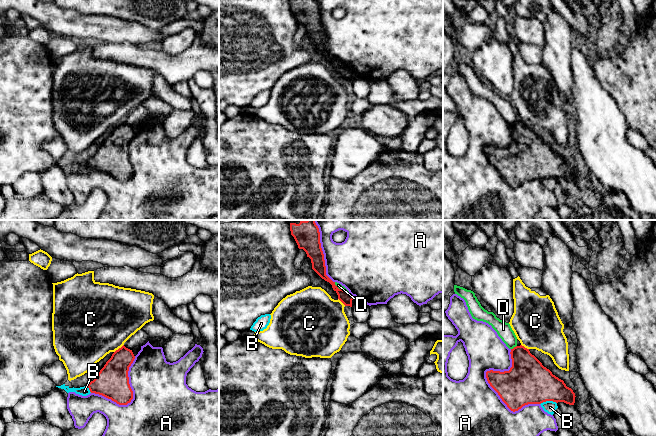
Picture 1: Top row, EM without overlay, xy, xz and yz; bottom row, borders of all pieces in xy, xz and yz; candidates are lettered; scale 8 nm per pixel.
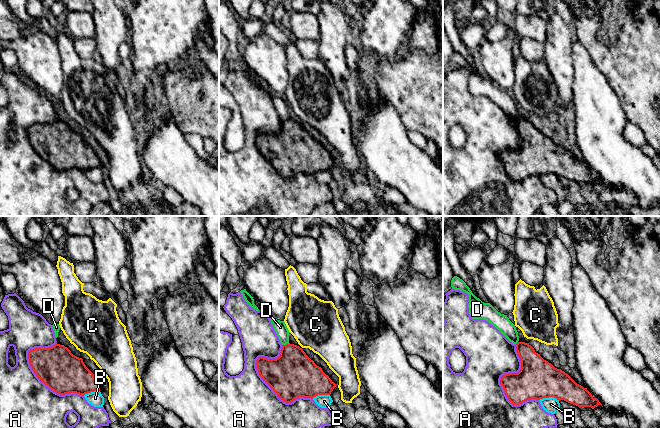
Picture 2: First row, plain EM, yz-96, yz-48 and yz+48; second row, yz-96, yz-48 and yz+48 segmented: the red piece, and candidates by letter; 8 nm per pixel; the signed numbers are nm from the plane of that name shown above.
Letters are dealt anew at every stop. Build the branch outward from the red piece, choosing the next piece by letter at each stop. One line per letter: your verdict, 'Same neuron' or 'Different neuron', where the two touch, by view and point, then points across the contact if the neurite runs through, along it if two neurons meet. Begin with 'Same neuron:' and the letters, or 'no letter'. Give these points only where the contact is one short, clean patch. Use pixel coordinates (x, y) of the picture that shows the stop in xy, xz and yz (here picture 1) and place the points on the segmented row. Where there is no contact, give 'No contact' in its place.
Same neuron: no letter
A: Different neuron. Touches red at yz (506, 404)
B: Different neuron. Touches red at yz (548, 400)
C: Different neuron. Touches red at xy (119, 348)
D: Different neuron. Touches red at yz (514, 347). Boundary: yz (516, 345), (511, 349)

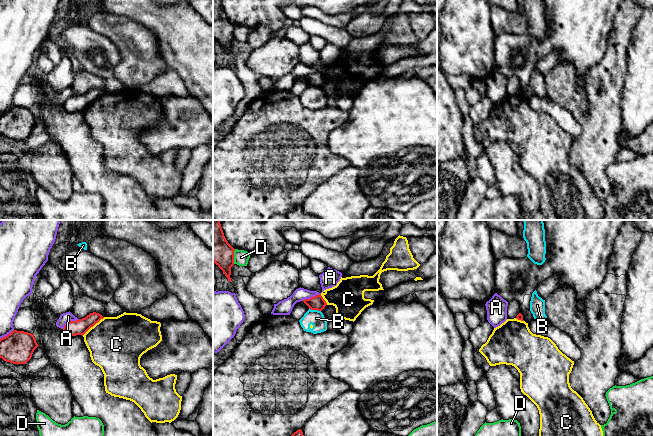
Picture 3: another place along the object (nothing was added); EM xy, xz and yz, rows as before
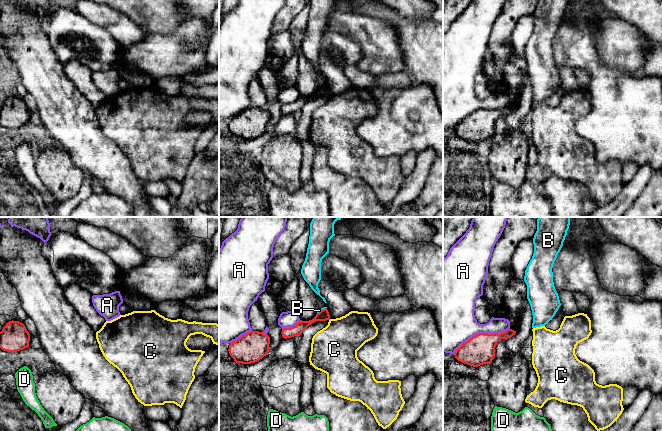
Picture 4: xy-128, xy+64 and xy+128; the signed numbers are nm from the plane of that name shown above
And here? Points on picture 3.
Same neuron: no letter
A: Different neuron. Touches red at xy (70, 321)
B: Different neuron. Touches red at xz (315, 309). Boundary: xz (309, 308), (320, 311)
C: Different neuron. Touches red at xy (93, 325). Boundary: xy (104, 317), (82, 335)
D: Different neuron. Touches red at xz (233, 256)

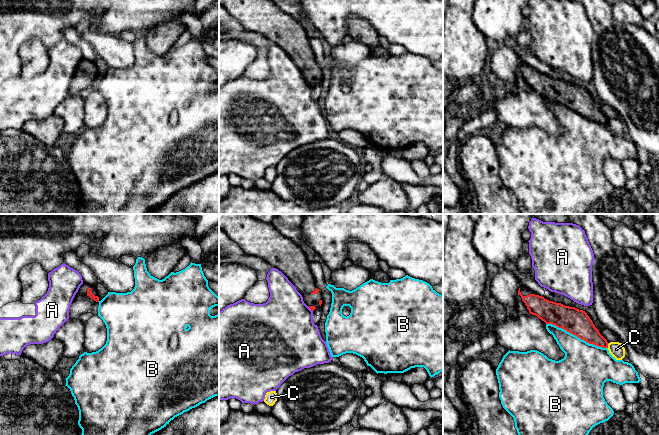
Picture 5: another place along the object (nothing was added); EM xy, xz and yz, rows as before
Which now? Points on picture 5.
Same neuron: no letter
A: Different neuron. Touches red at xz (310, 308)
B: Different neuron. Touches red at yz (576, 335)
C: Different neuron. Touches red at yz (607, 346)

